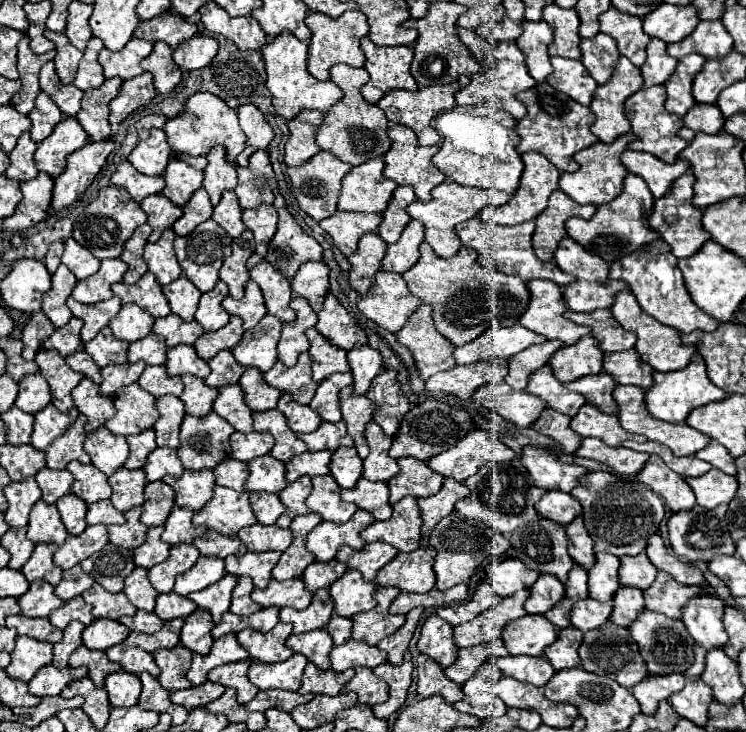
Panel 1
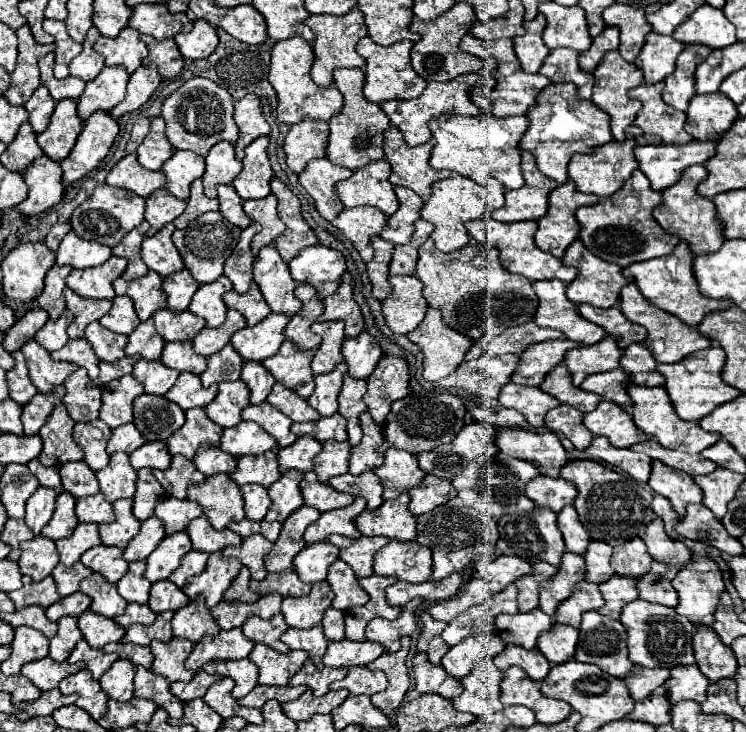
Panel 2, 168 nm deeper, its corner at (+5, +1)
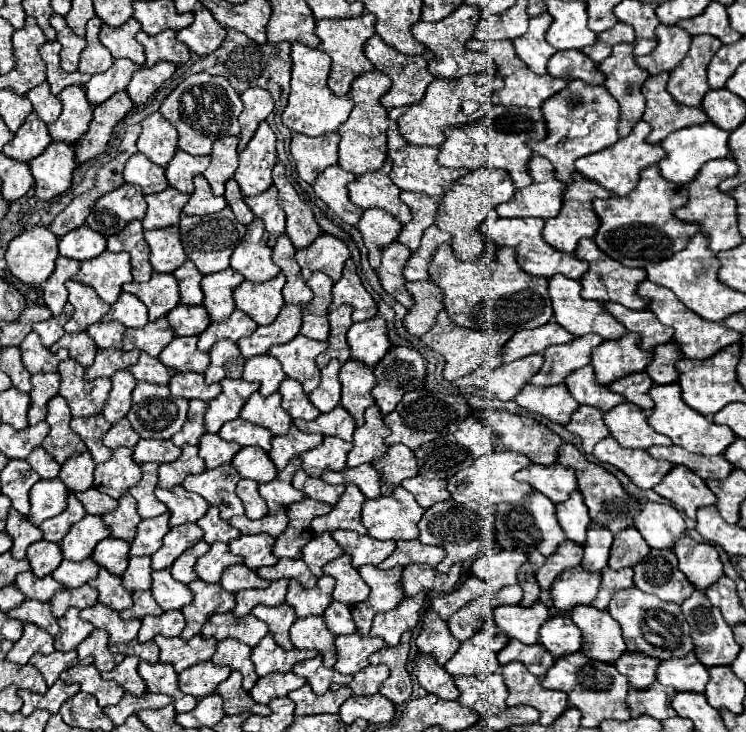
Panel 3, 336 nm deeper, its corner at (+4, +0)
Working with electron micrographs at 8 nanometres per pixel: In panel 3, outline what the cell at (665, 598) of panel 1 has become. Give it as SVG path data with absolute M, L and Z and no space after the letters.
M651 549L649 557L641 561L635 571L635 585L651 595L657 595L663 601L671 601L681 605L695 589L685 579L685 575L677 567L677 557L671 549L657 551Z

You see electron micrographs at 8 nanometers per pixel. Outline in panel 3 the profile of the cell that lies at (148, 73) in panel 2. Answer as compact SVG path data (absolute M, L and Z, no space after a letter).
M159 61L149 69L145 69L145 67L137 69L133 73L131 83L127 85L127 93L129 93L129 99L133 101L133 105L143 105L161 87L161 83L167 81L175 73L175 69L177 67L167 61Z

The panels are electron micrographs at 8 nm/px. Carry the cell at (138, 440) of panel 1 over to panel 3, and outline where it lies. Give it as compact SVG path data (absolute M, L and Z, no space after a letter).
M123 419L123 421L119 421L117 425L113 425L113 427L107 431L107 435L103 437L103 443L105 443L111 451L115 451L115 449L119 449L119 447L129 447L129 449L133 449L139 439L141 439L139 433L129 425L127 419Z

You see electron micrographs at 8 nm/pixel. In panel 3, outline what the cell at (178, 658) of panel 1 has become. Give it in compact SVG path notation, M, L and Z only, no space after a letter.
M157 635L153 639L157 643L157 647L161 649L161 657L159 663L169 663L175 667L177 673L197 665L197 663L205 663L213 657L215 653L215 645L217 641L213 639L203 639L201 635L195 635L193 639L185 641L181 637L163 637Z

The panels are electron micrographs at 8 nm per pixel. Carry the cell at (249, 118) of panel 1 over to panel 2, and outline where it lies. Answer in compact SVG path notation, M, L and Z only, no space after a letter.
M246 94L242 100L236 102L234 120L236 120L238 128L240 128L240 138L234 144L234 148L236 148L236 158L242 160L244 158L244 148L252 140L256 140L258 136L268 136L270 126L264 120L260 98L256 98L254 94Z

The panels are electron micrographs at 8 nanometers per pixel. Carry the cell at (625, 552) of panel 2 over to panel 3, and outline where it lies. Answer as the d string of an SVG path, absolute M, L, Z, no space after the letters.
M629 527L613 539L609 567L615 571L623 567L635 567L649 555L649 551L651 549L645 543L645 539L641 537L641 533L637 533L635 527Z

